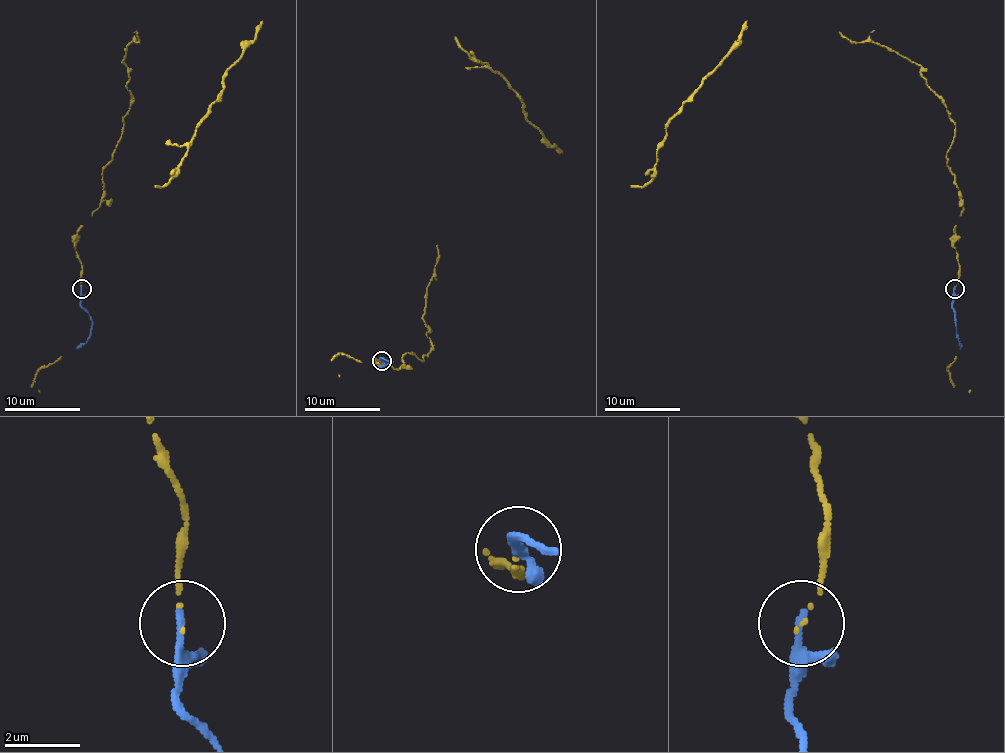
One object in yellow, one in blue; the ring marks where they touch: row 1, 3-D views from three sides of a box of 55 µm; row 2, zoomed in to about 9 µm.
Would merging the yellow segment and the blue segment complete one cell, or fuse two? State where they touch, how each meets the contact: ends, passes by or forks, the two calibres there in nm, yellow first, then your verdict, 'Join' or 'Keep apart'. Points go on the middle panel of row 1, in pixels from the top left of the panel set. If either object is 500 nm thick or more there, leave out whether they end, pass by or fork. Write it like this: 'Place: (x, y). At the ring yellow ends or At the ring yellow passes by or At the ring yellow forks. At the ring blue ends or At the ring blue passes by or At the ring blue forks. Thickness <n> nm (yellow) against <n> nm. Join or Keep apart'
Place: (381, 360). At the ring yellow ends. At the ring blue passes by. Thickness 70 nm (yellow) against 170 nm. Join

